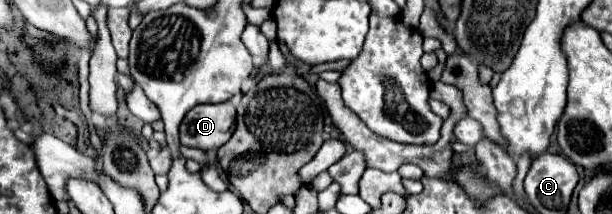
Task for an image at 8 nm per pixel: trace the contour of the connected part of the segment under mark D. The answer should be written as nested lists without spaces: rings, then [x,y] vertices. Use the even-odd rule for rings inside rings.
[[[225,101],[217,105],[195,105],[179,125],[181,145],[211,151],[229,141],[235,129],[235,107]]]

